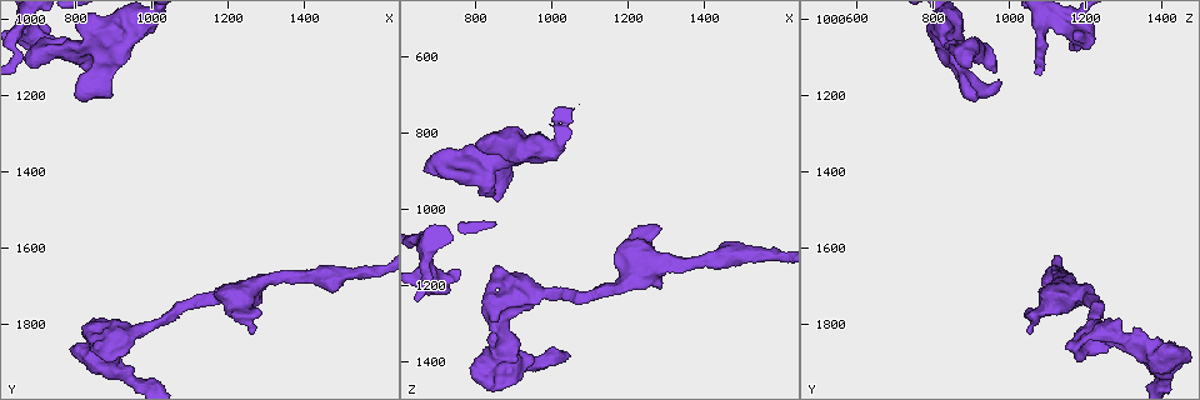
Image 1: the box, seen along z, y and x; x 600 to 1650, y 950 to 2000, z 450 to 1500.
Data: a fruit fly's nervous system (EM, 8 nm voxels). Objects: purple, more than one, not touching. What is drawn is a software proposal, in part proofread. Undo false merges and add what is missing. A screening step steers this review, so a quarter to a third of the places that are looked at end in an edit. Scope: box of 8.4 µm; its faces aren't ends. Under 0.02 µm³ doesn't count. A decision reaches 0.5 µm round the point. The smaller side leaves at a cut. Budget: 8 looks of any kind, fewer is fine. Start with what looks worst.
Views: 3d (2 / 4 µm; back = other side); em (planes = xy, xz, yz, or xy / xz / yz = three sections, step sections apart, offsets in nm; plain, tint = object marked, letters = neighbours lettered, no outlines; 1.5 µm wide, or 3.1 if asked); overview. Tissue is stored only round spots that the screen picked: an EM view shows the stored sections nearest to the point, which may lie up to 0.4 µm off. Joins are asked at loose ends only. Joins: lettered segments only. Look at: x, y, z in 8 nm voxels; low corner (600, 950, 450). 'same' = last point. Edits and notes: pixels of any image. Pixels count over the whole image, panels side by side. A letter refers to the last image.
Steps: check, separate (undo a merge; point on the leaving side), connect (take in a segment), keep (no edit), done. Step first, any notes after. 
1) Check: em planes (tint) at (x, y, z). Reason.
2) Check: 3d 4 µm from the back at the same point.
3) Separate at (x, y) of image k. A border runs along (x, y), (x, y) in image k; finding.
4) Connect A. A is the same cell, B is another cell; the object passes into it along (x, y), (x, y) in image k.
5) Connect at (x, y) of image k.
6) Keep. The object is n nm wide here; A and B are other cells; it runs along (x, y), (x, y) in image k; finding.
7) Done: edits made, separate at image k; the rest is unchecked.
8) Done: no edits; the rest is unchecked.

Check: 3d 2 µm at (835, 1145, 960). Stops while still wide.

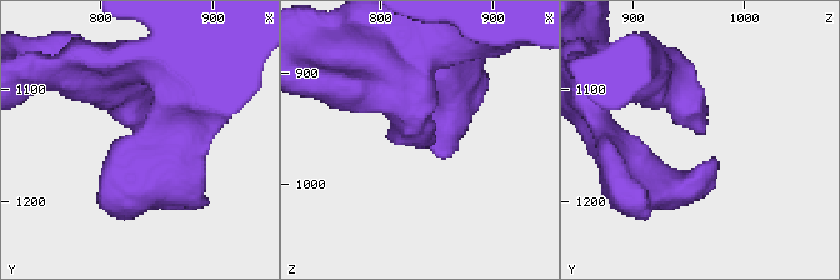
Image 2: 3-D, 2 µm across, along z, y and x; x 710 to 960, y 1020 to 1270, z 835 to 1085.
Check: em planes (letters) at (830, 1140, 964).

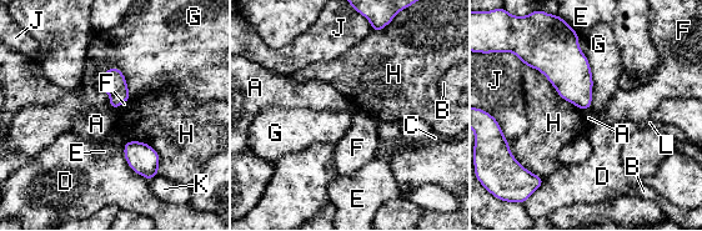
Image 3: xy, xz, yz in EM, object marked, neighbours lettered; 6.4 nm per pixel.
Keep. A, B, C, D, E, F, G, H, J, K and L are other cells; none of them fits.

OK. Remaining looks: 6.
Check: 3d 2 µm at (755, 1070, 1155). An open end.

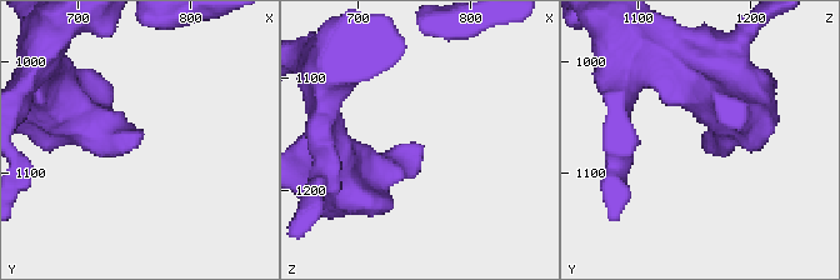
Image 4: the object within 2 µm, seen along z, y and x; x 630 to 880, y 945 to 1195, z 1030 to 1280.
Check: em yz step 4 (tint) at (758, 1068, 1162). Shape alone is not enough.

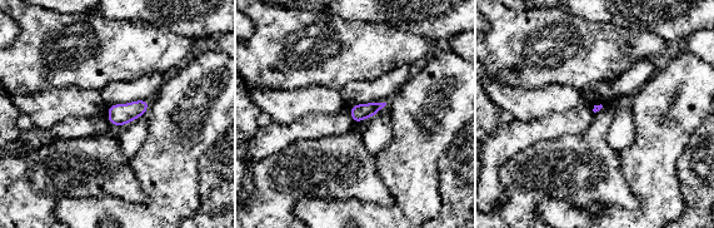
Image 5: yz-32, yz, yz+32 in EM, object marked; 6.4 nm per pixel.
Check: em planes (letters) at the same point.

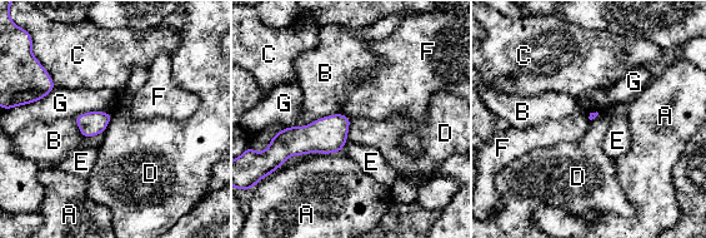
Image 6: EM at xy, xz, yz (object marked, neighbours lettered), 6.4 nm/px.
Keep. A, B, C, D, E, F and G are other cells; a border runs along (351, 119), (346, 139) in image 6; none of them fits.

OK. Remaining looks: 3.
Check: 3d 2 µm at (1265, 1825, 1050). Free end.

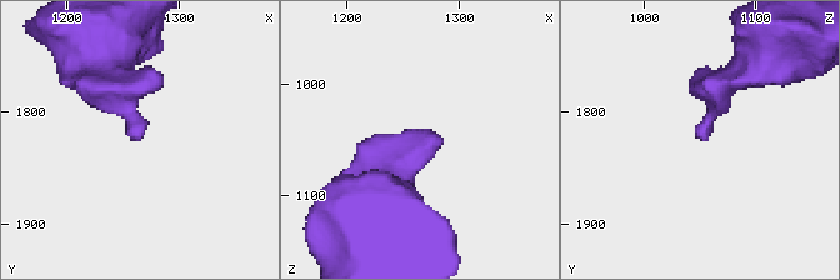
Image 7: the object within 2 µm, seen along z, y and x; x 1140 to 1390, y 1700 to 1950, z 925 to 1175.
Check: em xy step 4 (letters) at (1264, 1824, 1048). Need the tissue.

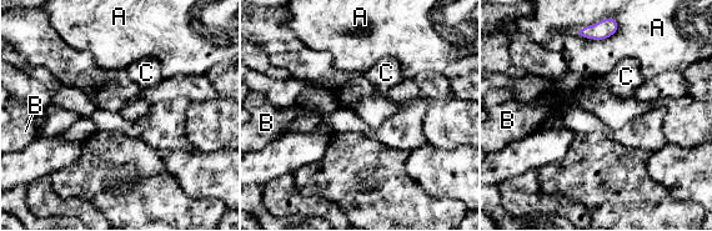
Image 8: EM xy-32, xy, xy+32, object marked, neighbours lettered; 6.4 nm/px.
Check: em planes (letters) at the same point.

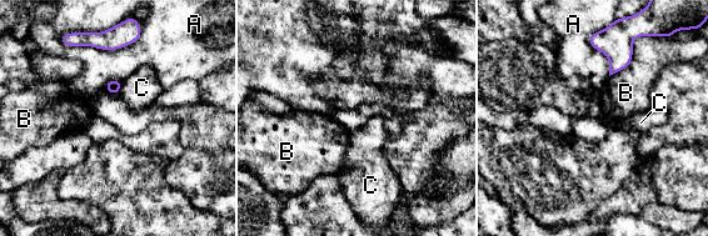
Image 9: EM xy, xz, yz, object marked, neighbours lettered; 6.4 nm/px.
Keep. The longest contact is with A, 550 nm; A, B and C are other cells; a border runs along (123, 81), (118, 94) in image 9; no lettered segment goes on from it.

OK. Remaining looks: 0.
Done: no edits; the rest is unchecked.

